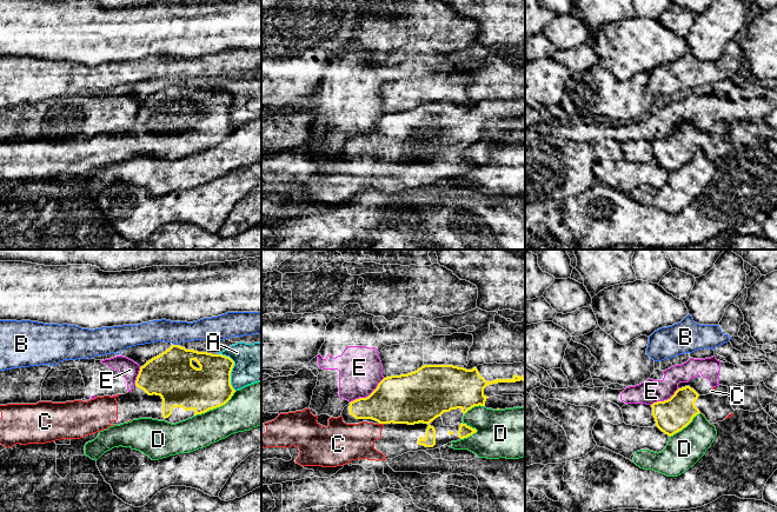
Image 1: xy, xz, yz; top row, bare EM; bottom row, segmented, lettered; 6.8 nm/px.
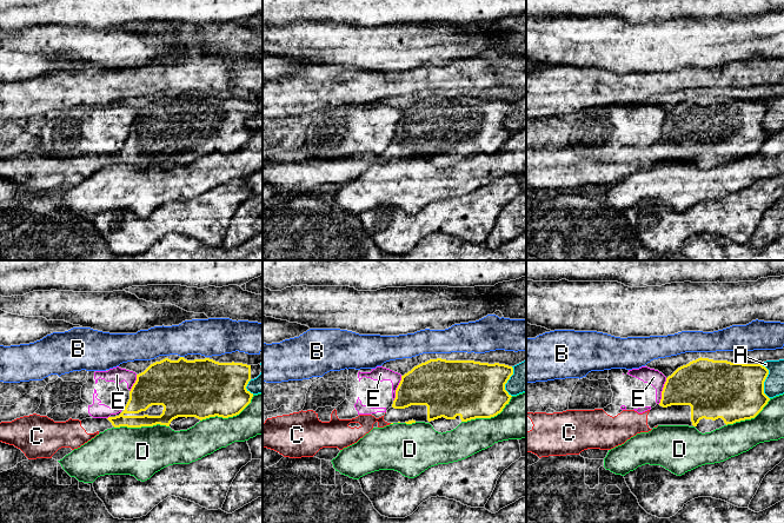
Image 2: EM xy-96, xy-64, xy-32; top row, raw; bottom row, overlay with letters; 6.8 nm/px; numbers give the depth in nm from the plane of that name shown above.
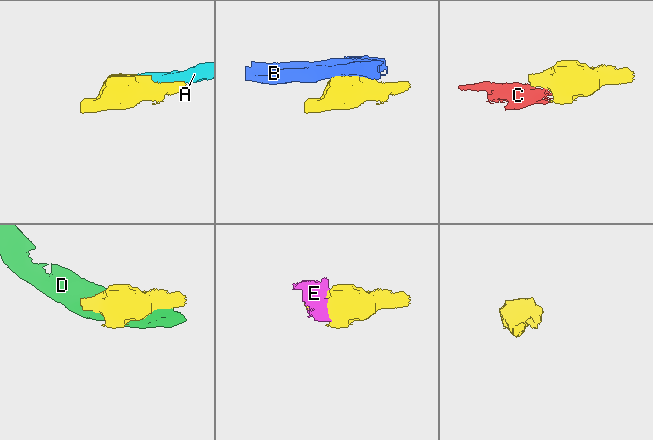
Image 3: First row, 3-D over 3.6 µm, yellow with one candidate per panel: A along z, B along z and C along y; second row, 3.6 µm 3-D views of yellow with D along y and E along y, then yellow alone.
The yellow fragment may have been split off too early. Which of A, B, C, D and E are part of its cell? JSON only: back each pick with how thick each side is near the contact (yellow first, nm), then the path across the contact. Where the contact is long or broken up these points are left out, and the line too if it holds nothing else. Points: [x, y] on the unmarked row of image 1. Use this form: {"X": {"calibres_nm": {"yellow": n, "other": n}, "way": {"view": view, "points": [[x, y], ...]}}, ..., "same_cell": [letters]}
{"C": {"calibres_nm": {"yellow": 340, "other": 260}}, "same_cell": ["C"]}

